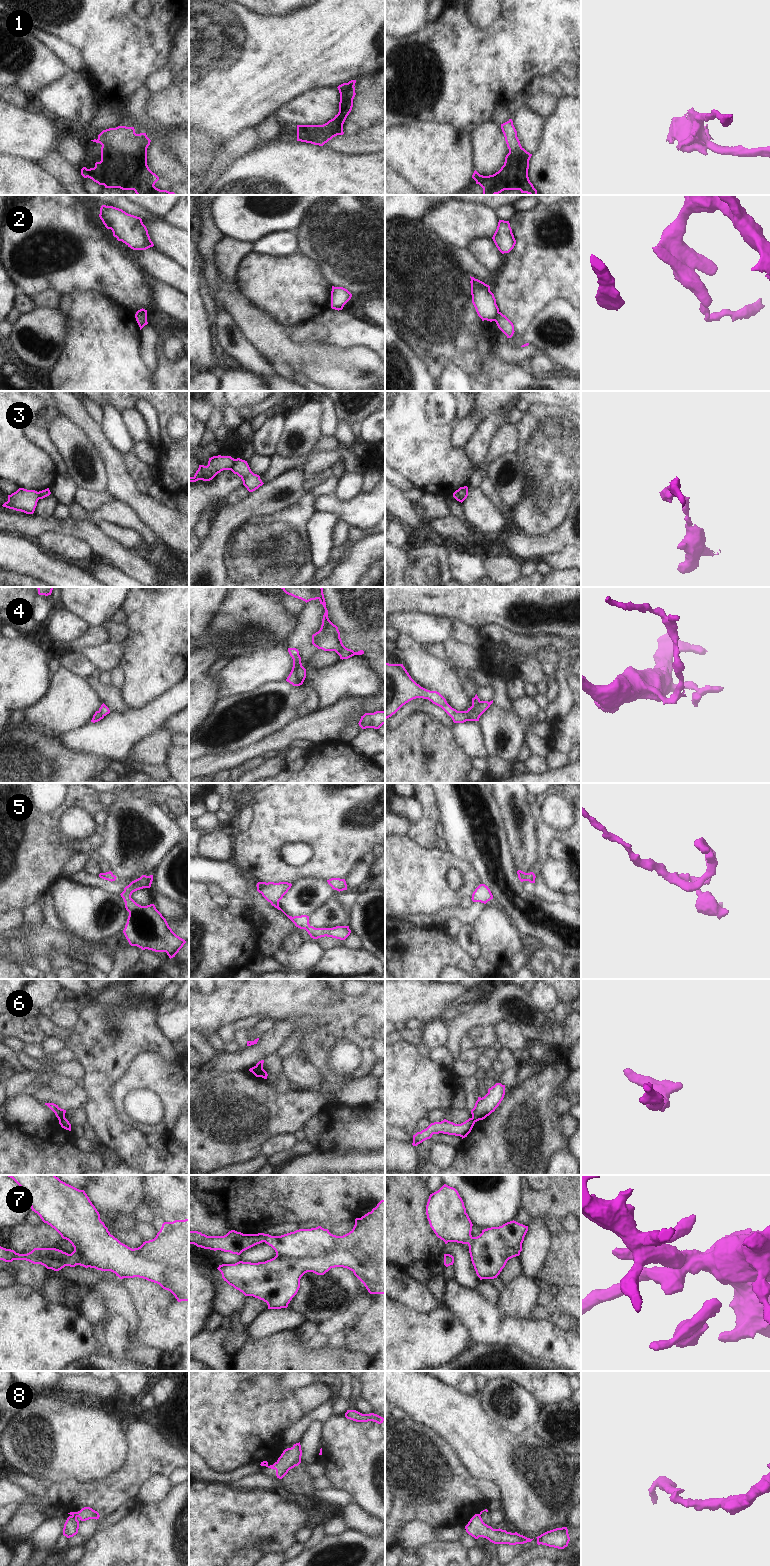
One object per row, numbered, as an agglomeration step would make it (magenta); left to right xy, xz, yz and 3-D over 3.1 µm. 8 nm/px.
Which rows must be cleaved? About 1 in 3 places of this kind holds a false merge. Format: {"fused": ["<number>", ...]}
{"fused": ["1", "2", "3", "4", "6", "8"]}

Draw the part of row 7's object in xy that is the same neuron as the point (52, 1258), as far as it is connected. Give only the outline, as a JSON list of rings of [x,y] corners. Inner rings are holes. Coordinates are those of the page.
[[[55,1175],[7,1176],[12,1178],[30,1197],[32,1211],[37,1213],[44,1223],[54,1228],[63,1239],[68,1240],[74,1247],[74,1251],[68,1254],[56,1248],[34,1248],[27,1254],[19,1254],[14,1250],[0,1246],[0,1260],[5,1262],[26,1260],[33,1264],[41,1264],[54,1271],[59,1271],[65,1266],[75,1267],[80,1265],[85,1268],[111,1271],[120,1279],[139,1277],[157,1283],[163,1289],[170,1291],[178,1302],[189,1301],[189,1219],[164,1222],[154,1239],[145,1241],[140,1247],[132,1249],[110,1234],[104,1222],[101,1221],[99,1212],[84,1190],[66,1184]]]

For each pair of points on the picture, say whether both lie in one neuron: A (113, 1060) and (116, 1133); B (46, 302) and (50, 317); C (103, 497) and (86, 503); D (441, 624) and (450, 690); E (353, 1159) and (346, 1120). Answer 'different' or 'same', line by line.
A: same
B: different
C: same
D: different
E: different

